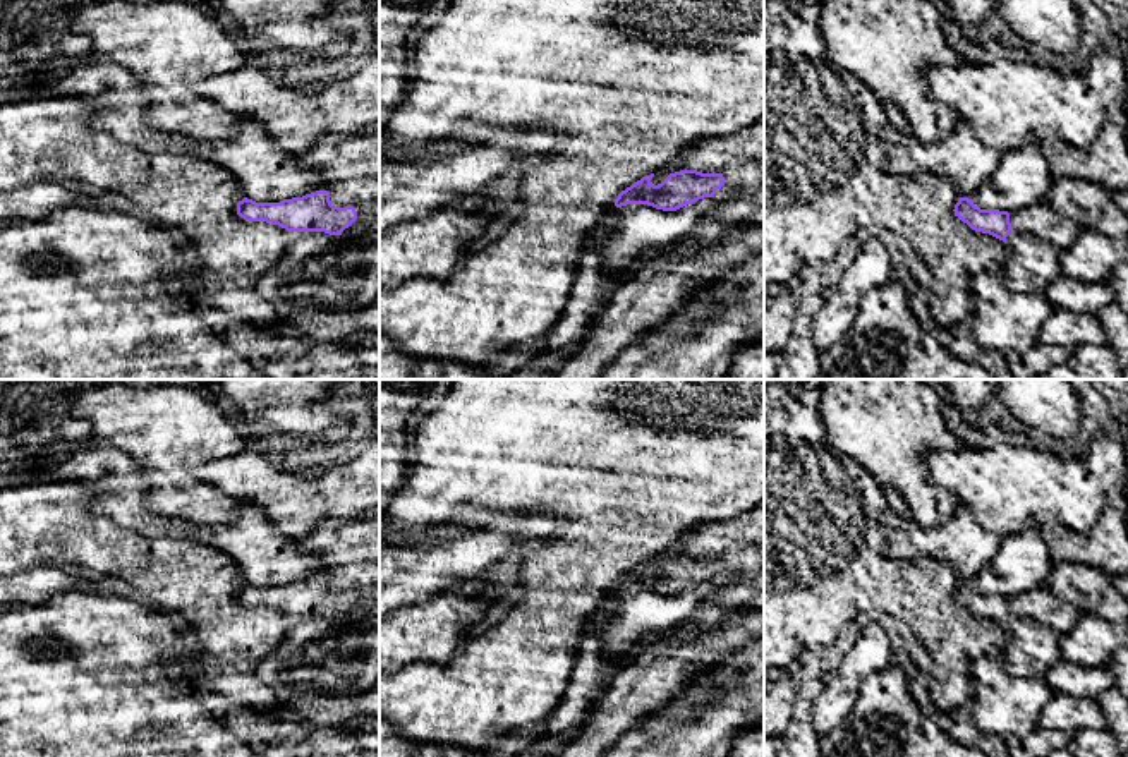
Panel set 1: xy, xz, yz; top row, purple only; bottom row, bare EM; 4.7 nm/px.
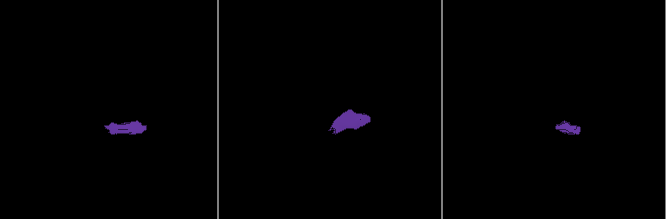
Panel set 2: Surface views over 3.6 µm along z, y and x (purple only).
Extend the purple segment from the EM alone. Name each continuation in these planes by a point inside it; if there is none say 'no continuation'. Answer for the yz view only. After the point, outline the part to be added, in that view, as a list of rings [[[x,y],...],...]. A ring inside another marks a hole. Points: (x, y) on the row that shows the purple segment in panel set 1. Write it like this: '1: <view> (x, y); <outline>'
1: yz (1039, 220); [[[1046,201],[1010,211],[1013,230],[1051,244],[1058,251],[1068,249],[1082,233],[1082,227],[1052,209]]]

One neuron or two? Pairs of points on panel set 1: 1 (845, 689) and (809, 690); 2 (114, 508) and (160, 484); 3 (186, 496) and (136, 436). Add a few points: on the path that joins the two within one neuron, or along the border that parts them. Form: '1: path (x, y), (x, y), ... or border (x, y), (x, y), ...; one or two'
1: border (823, 678), (823, 687), (814, 701), (814, 730); two
2: border (129, 455), (146, 474), (145, 505), (177, 517); two
3: path (177, 481), (151, 452); one

